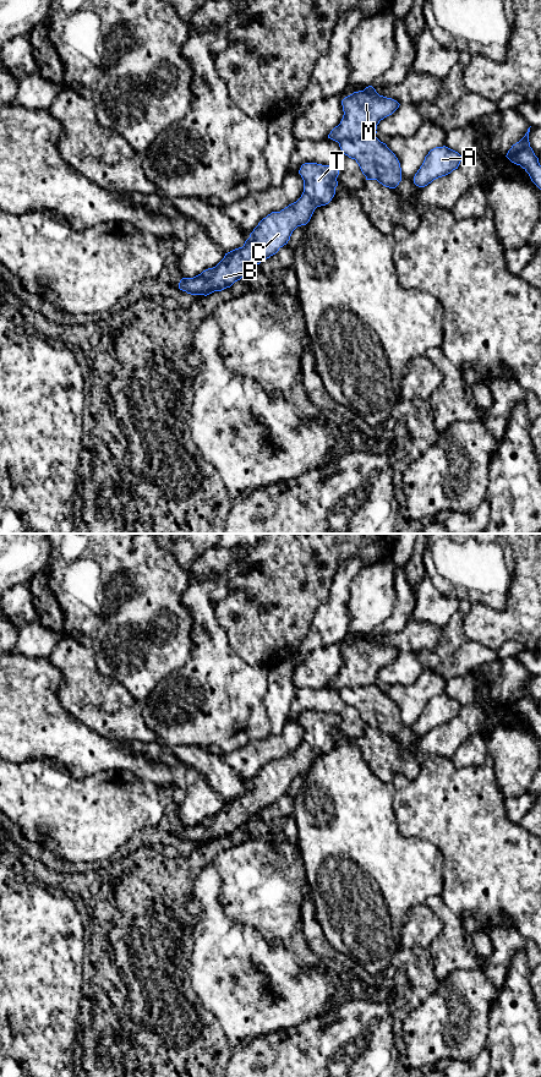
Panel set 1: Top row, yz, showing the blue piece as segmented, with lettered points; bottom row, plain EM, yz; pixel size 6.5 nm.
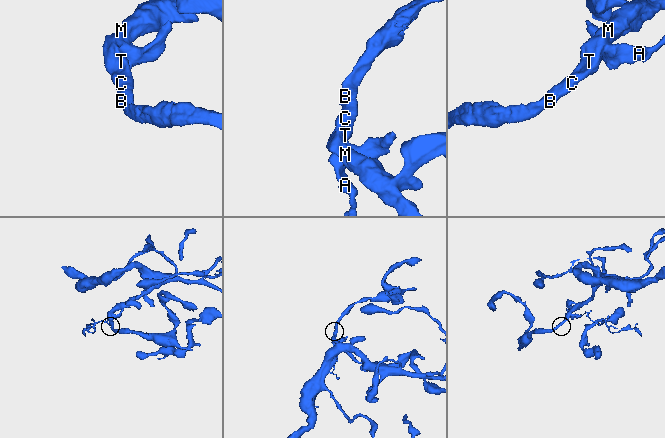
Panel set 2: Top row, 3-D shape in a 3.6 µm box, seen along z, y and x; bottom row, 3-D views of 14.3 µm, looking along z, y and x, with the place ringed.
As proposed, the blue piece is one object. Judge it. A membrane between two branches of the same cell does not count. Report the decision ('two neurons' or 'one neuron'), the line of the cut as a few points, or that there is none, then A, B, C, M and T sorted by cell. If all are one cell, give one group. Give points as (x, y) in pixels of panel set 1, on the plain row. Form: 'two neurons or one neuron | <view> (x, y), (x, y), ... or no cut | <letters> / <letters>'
two neurons | yz (375, 683), (343, 687), (338, 690) | A / B C M T

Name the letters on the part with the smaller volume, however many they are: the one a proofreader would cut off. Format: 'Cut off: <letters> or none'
Cut off: A

